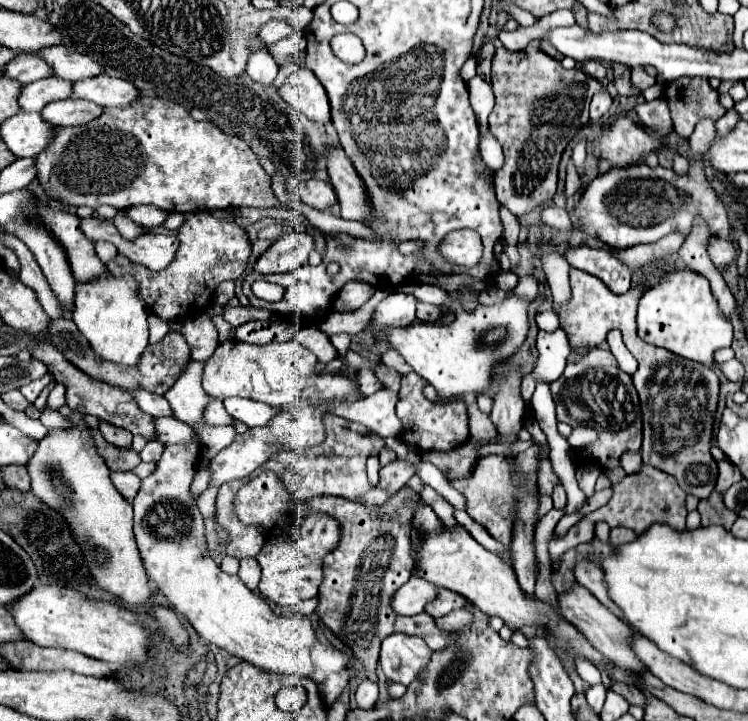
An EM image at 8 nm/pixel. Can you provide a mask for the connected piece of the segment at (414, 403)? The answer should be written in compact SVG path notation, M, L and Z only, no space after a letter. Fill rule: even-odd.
M408 373L402 377L400 401L396 405L396 415L402 421L402 431L398 439L412 451L452 451L470 439L466 425L466 405L462 401L428 401L422 395L426 381L418 373Z

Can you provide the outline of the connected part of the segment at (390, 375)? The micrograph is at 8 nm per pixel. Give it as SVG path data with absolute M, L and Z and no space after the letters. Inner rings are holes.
M380 363L378 369L376 369L376 375L378 375L378 379L382 381L384 387L398 391L398 387L400 387L400 377L402 377L402 375L400 375L396 369L390 369L390 367L386 367L386 365Z

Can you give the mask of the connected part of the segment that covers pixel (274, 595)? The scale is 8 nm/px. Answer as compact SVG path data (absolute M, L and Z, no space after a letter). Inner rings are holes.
M318 511L306 513L300 523L292 525L286 533L270 537L256 557L262 569L262 579L258 585L262 597L282 607L294 607L302 599L316 597L322 583L322 559L338 545L338 541L340 523L334 517Z

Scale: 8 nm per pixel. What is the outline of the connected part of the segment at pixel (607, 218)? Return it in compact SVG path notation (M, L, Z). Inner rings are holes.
M692 137L688 149L688 173L680 175L674 169L636 165L626 169L612 169L596 177L584 191L576 205L576 215L584 223L584 231L598 237L604 245L626 249L638 243L654 243L668 233L690 235L696 219L702 219L714 237L730 239L730 223L726 207L712 189L704 173L704 153L708 151L706 137Z

